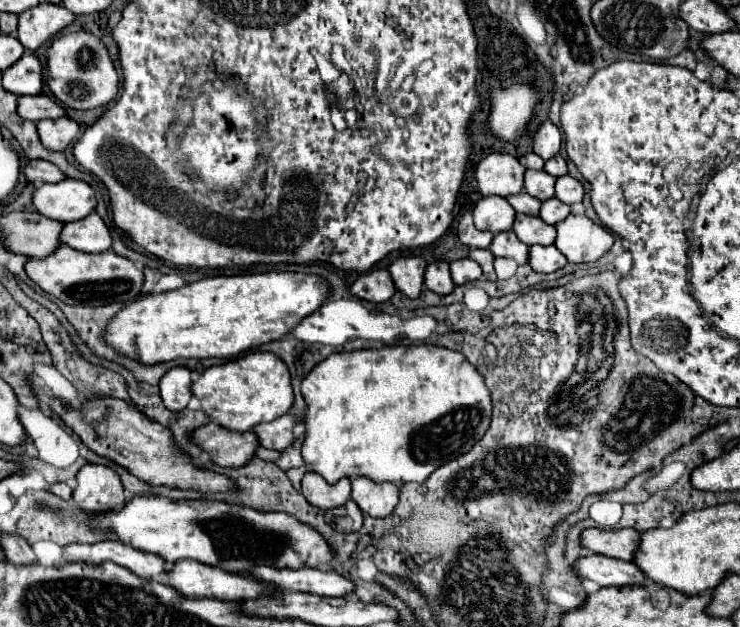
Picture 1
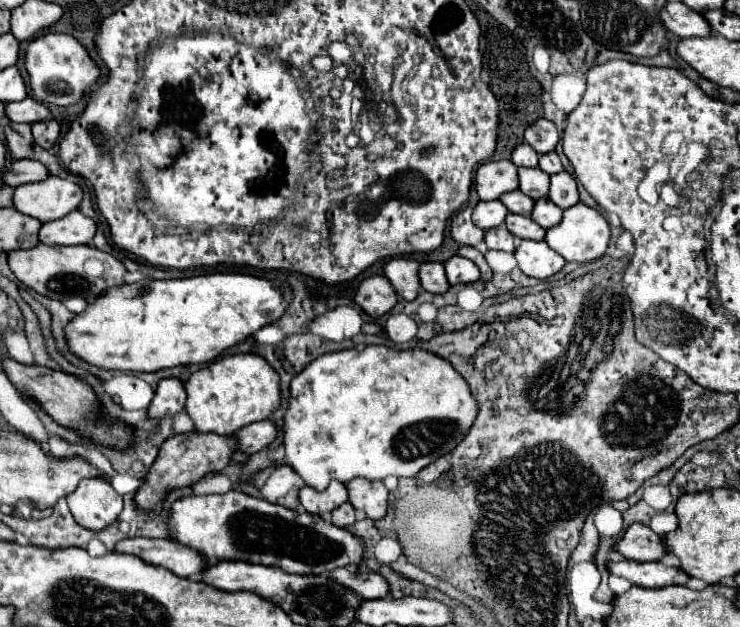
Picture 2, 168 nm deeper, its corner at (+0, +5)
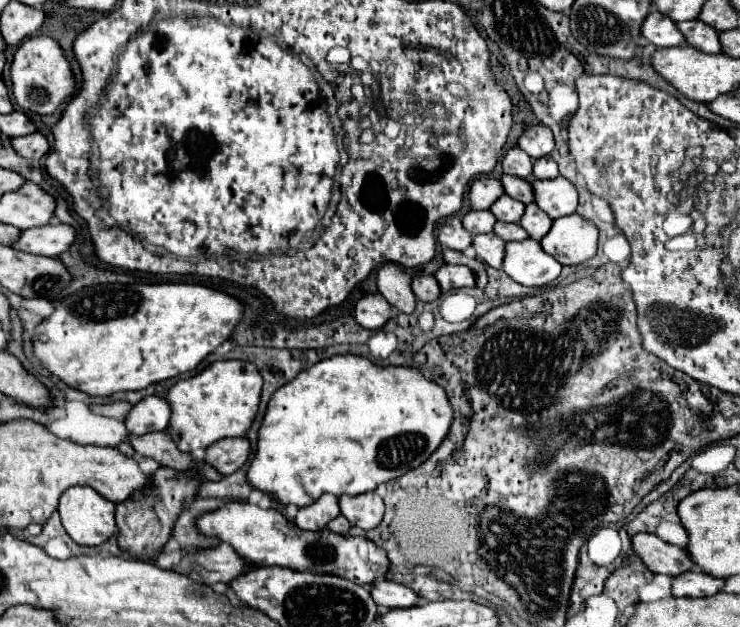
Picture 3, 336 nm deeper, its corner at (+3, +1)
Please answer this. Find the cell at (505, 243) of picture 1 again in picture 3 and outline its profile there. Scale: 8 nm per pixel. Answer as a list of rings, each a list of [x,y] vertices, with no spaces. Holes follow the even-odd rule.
[[[477,234],[473,236],[473,246],[477,250],[477,258],[493,268],[501,268],[503,264],[503,250],[505,242],[497,234]]]

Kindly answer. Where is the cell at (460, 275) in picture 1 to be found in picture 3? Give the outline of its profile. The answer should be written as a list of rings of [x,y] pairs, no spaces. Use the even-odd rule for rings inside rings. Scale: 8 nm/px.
[[[443,264],[437,270],[435,278],[437,278],[443,292],[449,292],[455,288],[465,288],[465,286],[475,286],[473,272],[461,264]]]

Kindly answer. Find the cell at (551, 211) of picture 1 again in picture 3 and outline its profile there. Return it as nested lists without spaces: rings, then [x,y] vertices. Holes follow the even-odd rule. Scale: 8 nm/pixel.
[[[529,204],[521,218],[521,226],[529,232],[529,236],[533,240],[541,240],[549,232],[551,224],[553,224],[553,220],[547,218],[547,214],[537,204]]]

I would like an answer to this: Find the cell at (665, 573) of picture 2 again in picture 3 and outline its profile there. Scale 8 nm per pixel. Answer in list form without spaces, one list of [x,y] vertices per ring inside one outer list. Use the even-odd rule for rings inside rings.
[[[687,570],[671,578],[673,596],[711,596],[711,594],[717,594],[721,586],[723,586],[723,580],[717,580],[697,570]]]

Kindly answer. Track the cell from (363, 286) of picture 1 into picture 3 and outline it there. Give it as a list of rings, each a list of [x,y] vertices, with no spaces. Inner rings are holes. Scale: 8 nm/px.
[[[379,294],[363,296],[355,306],[355,320],[367,330],[379,330],[391,316],[391,304]]]

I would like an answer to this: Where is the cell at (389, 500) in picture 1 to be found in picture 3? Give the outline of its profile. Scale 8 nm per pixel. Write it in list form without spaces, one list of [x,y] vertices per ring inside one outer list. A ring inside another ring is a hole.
[[[365,492],[357,496],[341,496],[339,498],[341,514],[353,524],[363,530],[375,528],[383,520],[385,504],[377,492]]]

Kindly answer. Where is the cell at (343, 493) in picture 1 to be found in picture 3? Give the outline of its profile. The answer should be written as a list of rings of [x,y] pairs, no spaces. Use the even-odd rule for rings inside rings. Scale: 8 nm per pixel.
[[[323,494],[317,502],[297,510],[295,524],[303,530],[323,530],[327,522],[339,516],[339,500],[333,494]]]

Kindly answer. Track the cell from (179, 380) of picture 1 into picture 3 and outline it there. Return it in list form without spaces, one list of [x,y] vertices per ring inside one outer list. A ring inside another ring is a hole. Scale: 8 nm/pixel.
[[[147,396],[137,402],[125,418],[127,430],[133,436],[143,436],[149,432],[161,432],[169,426],[171,406],[167,398],[161,396]]]

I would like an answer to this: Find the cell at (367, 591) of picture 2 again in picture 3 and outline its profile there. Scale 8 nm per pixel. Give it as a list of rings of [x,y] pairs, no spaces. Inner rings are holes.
[[[375,580],[371,584],[371,596],[377,606],[385,608],[407,608],[419,602],[419,596],[411,588],[389,580]]]

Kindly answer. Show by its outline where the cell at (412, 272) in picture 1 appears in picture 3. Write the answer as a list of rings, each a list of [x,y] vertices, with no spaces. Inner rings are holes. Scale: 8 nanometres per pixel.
[[[389,262],[381,266],[381,270],[377,272],[377,288],[387,298],[387,302],[401,312],[411,314],[415,310],[417,298],[411,290],[411,276],[397,264]]]

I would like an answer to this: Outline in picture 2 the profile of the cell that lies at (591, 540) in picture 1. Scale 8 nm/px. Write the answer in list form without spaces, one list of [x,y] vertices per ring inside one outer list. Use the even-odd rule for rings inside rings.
[[[644,524],[628,526],[624,538],[616,544],[616,550],[634,562],[656,562],[668,554],[664,538],[654,534]]]

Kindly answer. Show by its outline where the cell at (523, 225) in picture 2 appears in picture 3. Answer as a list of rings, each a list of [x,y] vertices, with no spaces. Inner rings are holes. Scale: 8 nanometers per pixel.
[[[497,222],[495,224],[495,234],[499,238],[503,238],[505,242],[509,242],[509,240],[527,240],[529,238],[529,234],[523,230],[523,226],[509,224],[509,222]]]

